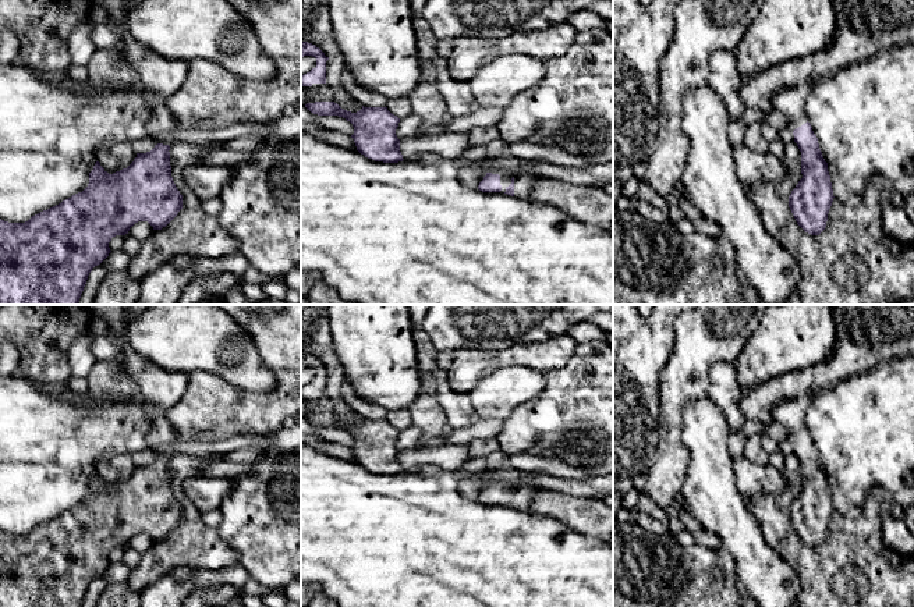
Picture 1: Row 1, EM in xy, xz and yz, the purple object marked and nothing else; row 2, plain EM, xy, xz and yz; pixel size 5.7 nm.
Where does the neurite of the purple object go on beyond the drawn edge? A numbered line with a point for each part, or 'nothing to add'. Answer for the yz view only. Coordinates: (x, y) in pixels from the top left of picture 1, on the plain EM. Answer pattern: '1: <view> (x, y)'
1: yz (789, 412)

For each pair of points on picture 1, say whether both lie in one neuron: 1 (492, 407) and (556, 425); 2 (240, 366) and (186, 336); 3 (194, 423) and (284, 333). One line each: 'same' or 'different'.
1: different
2: same
3: same

